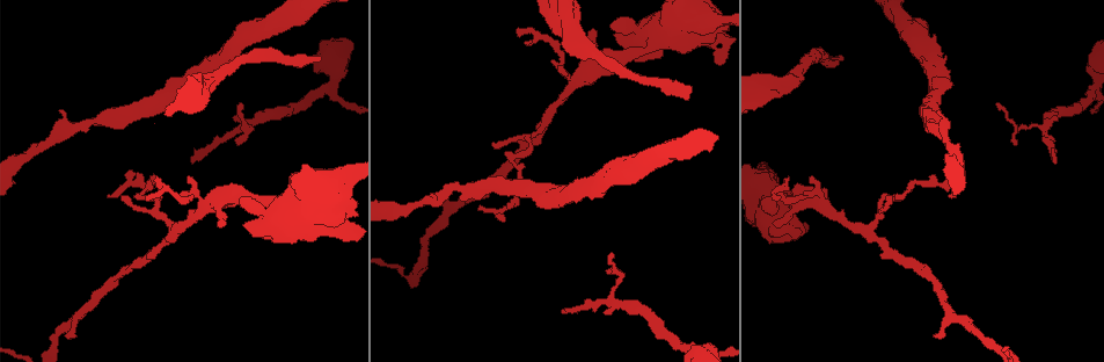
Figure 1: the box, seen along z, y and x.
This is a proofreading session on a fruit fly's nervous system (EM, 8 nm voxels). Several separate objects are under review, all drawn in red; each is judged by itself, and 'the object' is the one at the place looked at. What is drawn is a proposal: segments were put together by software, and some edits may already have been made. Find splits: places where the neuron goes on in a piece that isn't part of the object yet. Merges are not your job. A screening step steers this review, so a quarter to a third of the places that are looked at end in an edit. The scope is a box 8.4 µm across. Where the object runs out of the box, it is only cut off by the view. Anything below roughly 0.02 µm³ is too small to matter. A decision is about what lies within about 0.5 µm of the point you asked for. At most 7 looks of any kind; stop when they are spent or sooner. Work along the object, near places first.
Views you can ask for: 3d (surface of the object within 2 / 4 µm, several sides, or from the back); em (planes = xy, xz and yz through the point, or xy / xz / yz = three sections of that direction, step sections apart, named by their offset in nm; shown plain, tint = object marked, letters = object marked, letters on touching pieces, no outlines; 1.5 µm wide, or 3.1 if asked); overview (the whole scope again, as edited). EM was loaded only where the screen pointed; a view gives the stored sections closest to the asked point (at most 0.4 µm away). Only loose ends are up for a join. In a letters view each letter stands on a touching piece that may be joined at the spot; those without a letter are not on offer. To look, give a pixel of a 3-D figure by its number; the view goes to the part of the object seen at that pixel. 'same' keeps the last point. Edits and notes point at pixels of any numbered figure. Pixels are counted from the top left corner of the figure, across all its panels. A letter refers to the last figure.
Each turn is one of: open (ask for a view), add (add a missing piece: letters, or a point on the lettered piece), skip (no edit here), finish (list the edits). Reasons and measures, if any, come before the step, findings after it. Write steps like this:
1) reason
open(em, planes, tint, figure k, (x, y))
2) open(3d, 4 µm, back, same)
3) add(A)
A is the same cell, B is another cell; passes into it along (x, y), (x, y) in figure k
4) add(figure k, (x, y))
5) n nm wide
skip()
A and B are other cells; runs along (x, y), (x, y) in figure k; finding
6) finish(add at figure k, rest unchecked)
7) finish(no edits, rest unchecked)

thin end
open(em, planes, plain, figure 1, (124, 198))

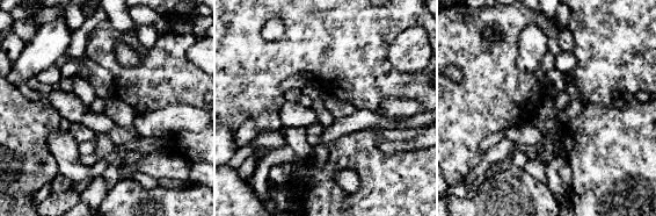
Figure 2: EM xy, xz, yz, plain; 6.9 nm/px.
open(em, planes, letters, same)

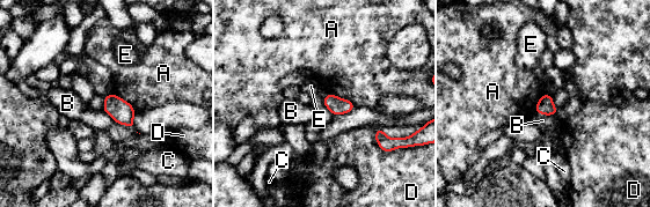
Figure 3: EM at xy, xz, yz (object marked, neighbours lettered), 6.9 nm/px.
skip()
A, B, C, D and E are other cells; border along (535, 111), (542, 115), (557, 113) in figure 3; none of them fits

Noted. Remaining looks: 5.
an open end
open(em, xy, step 4, plain, figure 1, (71, 338))

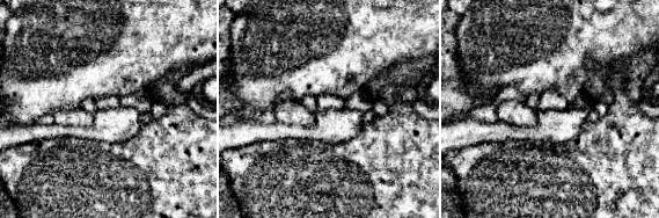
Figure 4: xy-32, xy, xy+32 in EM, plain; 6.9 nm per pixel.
open(em, xy, step 4, letters, same)

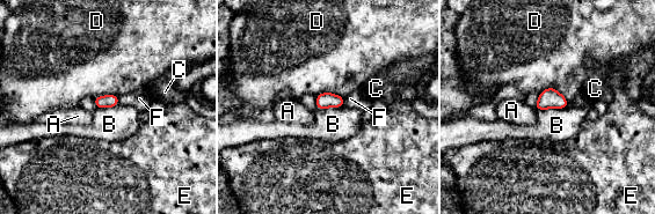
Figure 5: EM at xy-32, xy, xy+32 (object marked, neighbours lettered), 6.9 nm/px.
skip()
A, B, C, D, E and F are other cells; border along (568, 105), (537, 110) in figure 5; none of them fits

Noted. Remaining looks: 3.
an open end
open(em, yz, step 8, tint, figure 1, (809, 226))

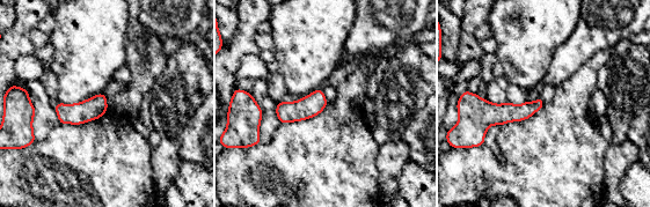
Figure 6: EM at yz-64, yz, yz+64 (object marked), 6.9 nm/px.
open(em, yz, step 8, letters, same)

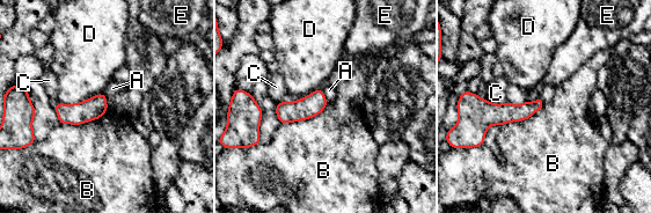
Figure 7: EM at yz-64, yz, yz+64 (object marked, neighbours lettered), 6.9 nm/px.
skip()
A, B, C, D and E are other cells; none of them fits

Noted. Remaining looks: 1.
finish(no edits, rest unchecked)

